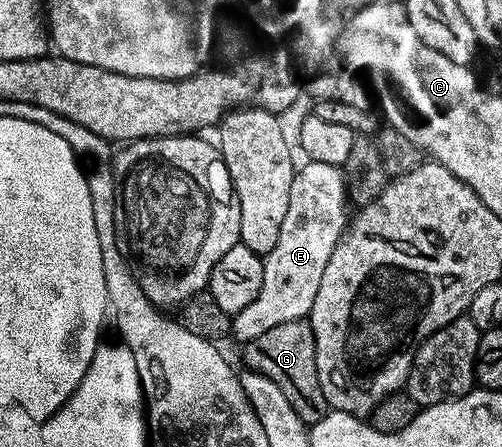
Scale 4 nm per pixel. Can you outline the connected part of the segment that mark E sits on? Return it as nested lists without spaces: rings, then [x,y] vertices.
[[[326,163],[305,165],[297,171],[294,182],[290,182],[290,202],[286,206],[286,218],[282,218],[278,243],[263,257],[262,290],[258,290],[258,298],[246,310],[232,317],[231,335],[237,336],[240,342],[258,338],[258,334],[266,334],[266,330],[282,322],[307,317],[314,306],[314,294],[318,294],[326,262],[330,262],[330,254],[334,254],[334,246],[344,234],[350,203],[345,196],[341,169]]]

